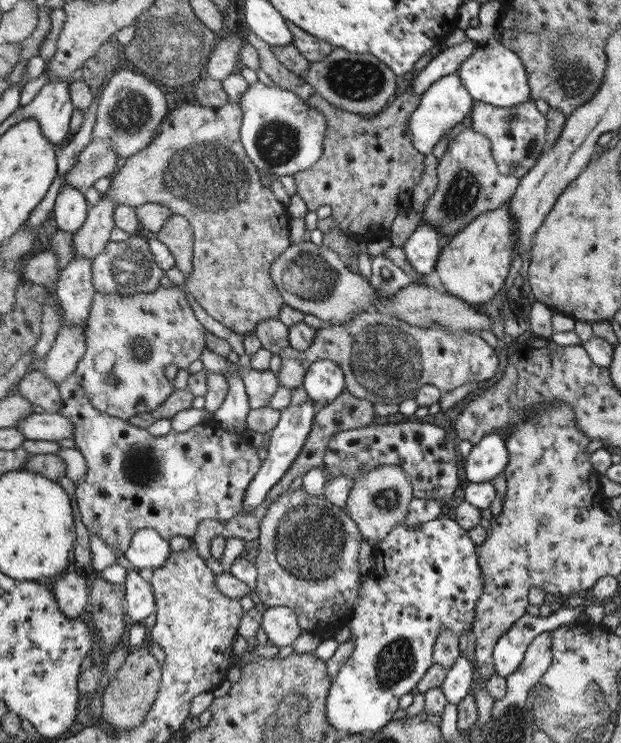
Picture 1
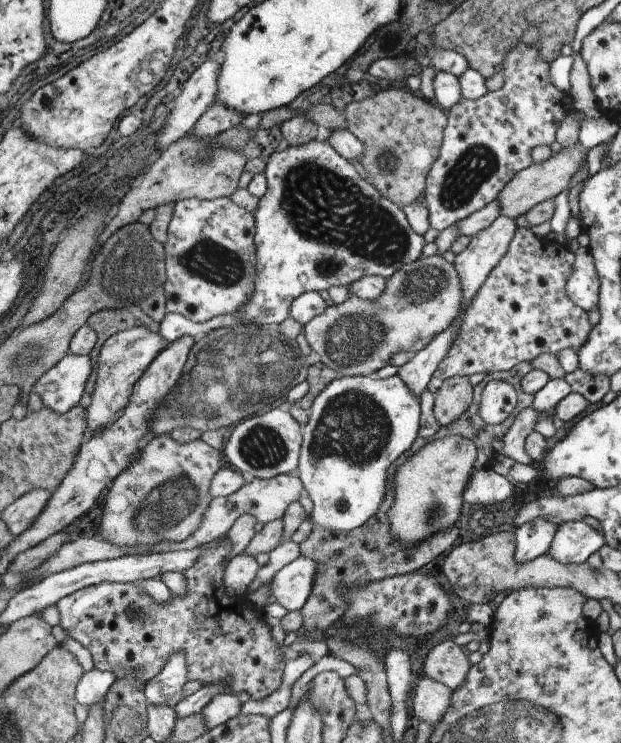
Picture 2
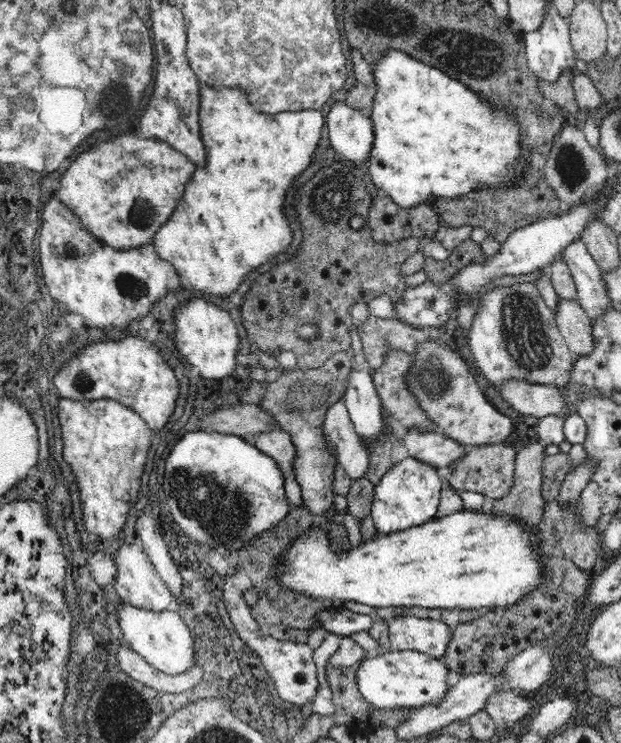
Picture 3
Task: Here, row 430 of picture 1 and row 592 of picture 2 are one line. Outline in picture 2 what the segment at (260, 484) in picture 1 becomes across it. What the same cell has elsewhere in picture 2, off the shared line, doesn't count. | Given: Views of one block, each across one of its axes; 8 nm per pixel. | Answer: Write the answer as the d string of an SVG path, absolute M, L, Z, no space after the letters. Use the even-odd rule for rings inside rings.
M299 556L297 560L283 566L271 578L271 598L281 604L287 612L303 610L307 606L307 598L315 588L315 578L319 572L319 564L313 560Z

